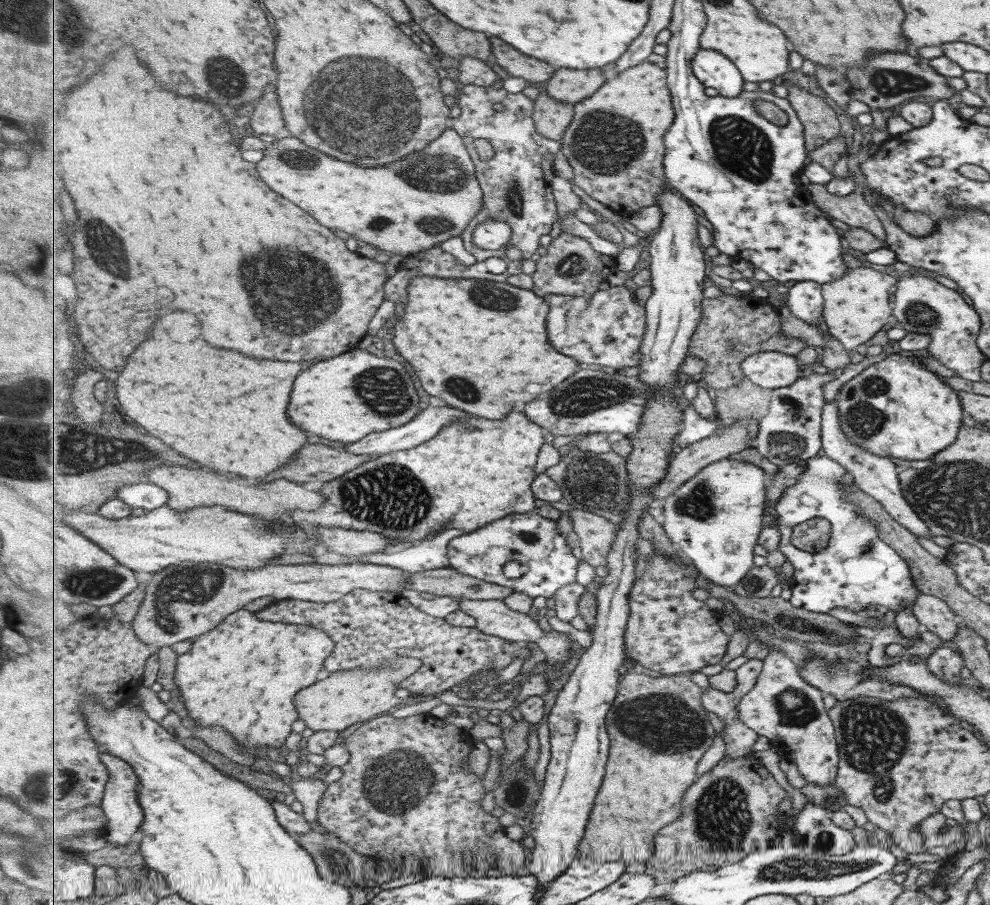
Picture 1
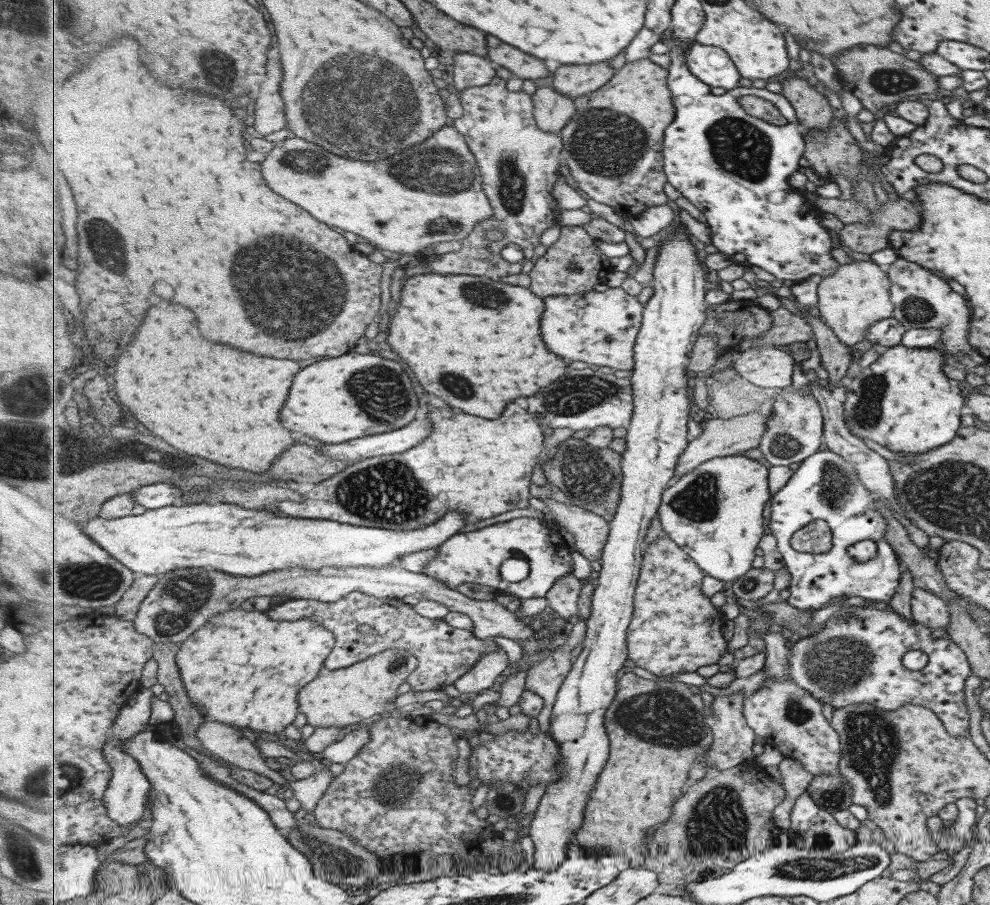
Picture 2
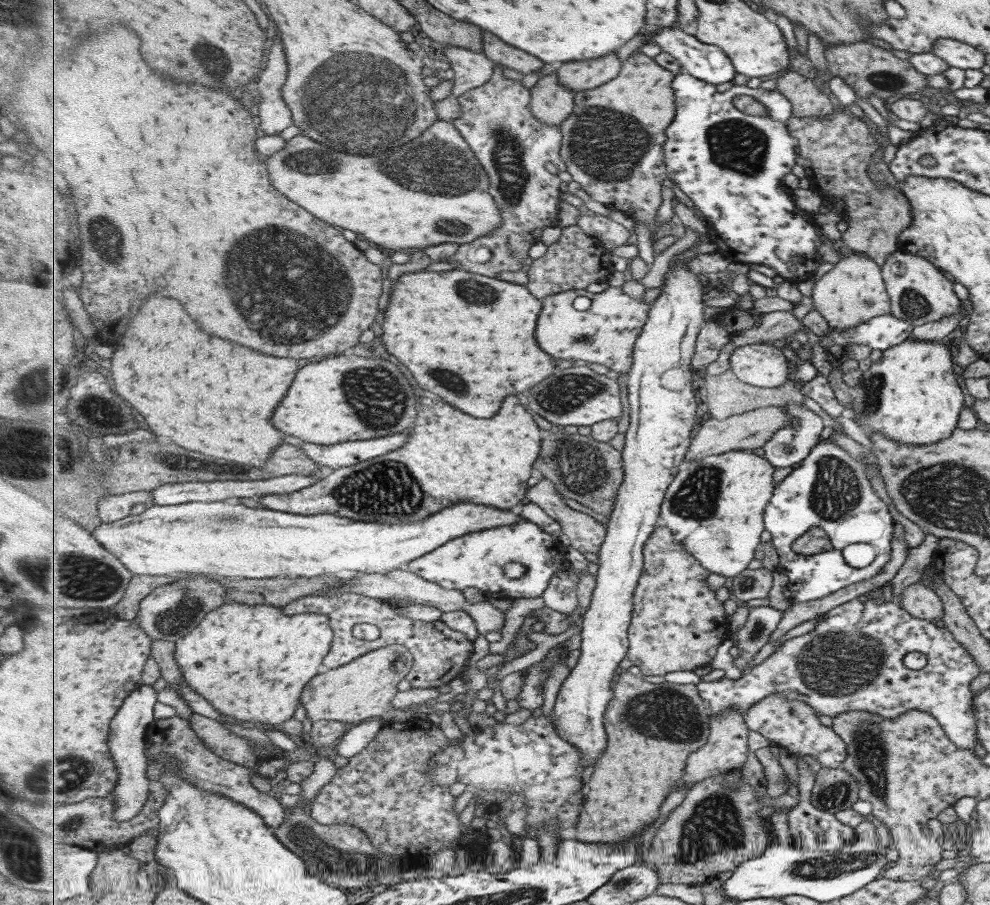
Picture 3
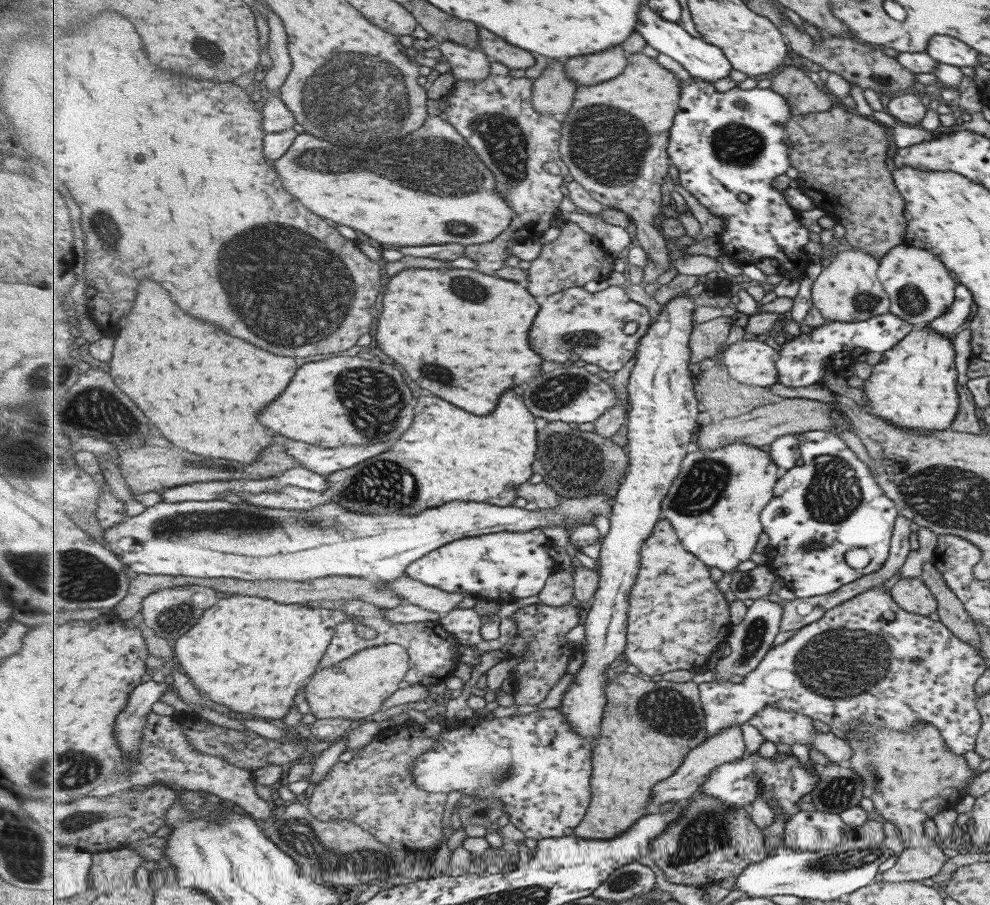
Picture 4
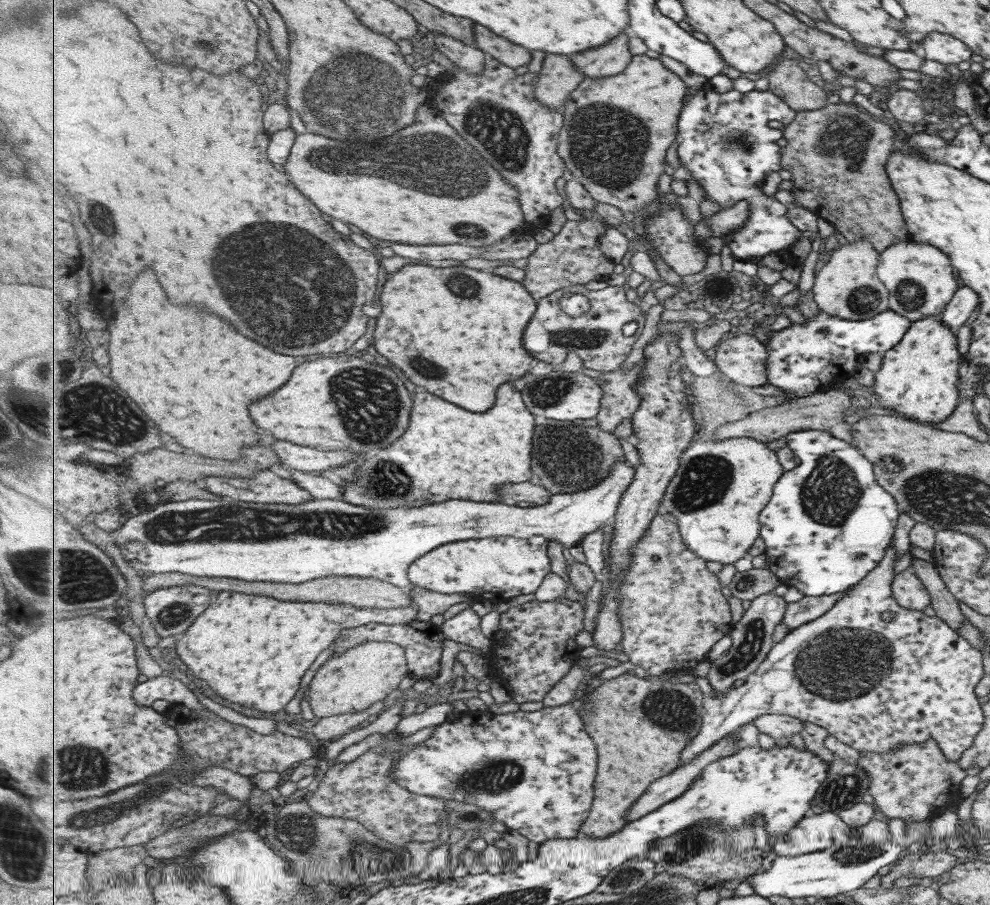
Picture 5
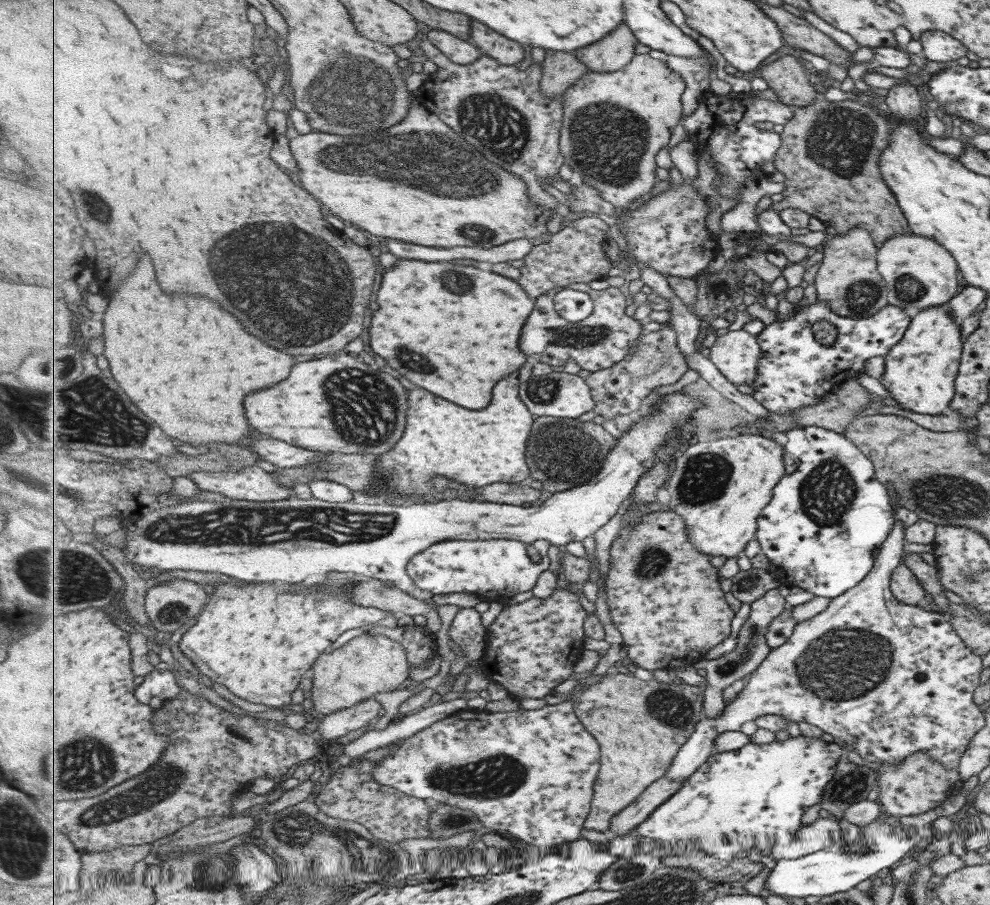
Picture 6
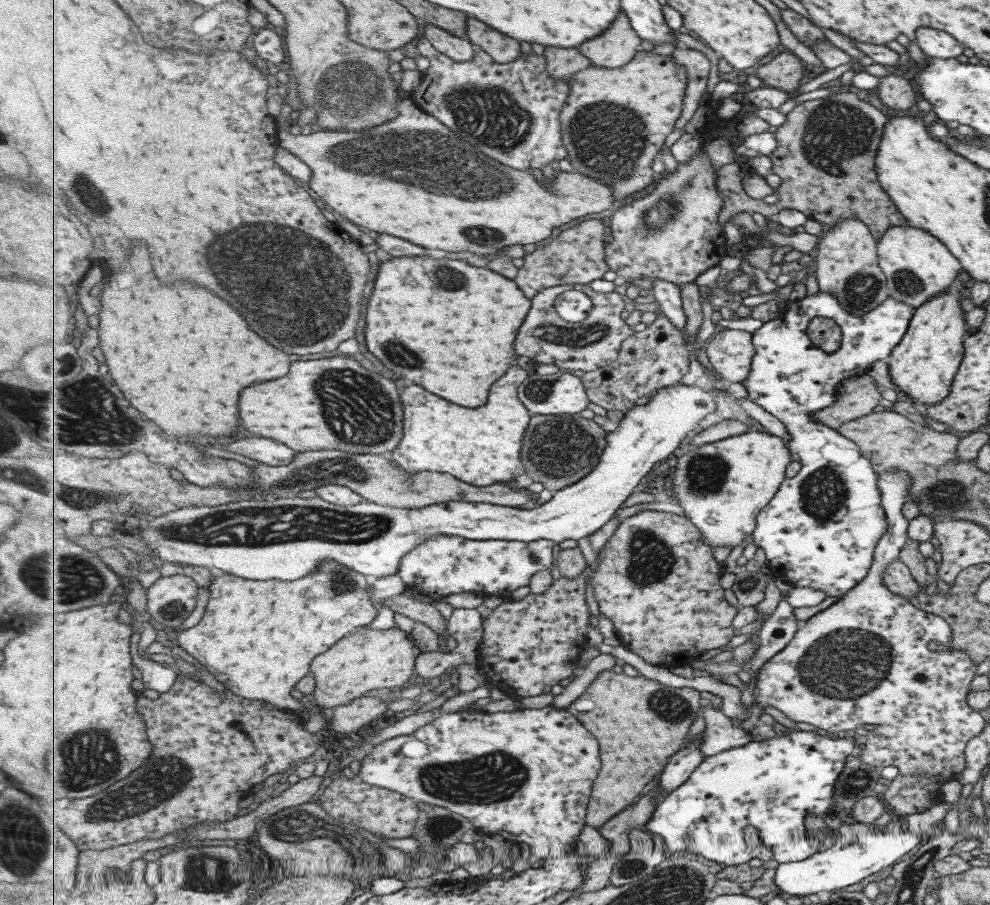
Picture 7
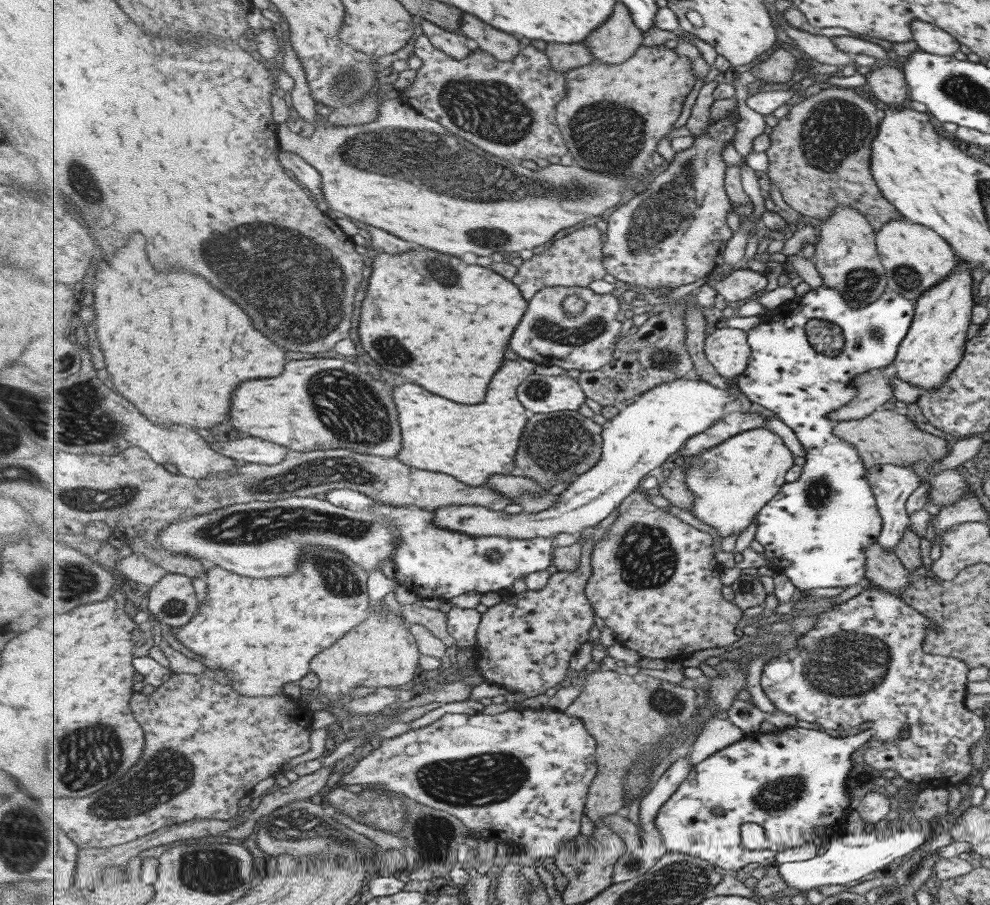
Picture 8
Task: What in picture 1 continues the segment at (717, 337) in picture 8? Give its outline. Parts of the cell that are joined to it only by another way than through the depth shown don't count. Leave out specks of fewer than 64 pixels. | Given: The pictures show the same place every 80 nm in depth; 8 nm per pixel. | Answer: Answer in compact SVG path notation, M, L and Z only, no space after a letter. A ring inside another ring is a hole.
M783 352L755 353L747 357L741 367L748 379L774 391L795 384L802 374L797 357Z

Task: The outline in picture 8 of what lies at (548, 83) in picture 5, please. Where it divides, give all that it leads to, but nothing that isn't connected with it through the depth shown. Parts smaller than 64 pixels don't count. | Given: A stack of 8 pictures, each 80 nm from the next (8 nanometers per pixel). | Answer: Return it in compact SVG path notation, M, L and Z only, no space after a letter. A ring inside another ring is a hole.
M549 44L547 56L555 70L565 74L595 60L595 55L585 44Z

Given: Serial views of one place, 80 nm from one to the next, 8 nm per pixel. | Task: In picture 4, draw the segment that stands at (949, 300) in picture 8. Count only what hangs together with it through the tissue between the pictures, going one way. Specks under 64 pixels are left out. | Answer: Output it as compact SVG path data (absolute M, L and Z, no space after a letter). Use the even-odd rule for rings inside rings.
M927 324L914 325L909 334L899 340L895 347L883 352L880 361L871 367L871 375L863 381L862 398L865 412L874 414L896 427L928 433L949 428L958 409L956 391L957 372L953 366L955 352L947 336L933 332Z

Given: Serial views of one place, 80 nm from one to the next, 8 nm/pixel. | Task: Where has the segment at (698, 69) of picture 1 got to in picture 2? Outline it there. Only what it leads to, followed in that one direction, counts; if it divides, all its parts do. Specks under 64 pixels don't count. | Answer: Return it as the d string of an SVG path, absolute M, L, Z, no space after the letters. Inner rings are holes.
M695 41L688 46L686 52L690 71L705 84L719 86L727 91L739 87L742 74L727 51Z

